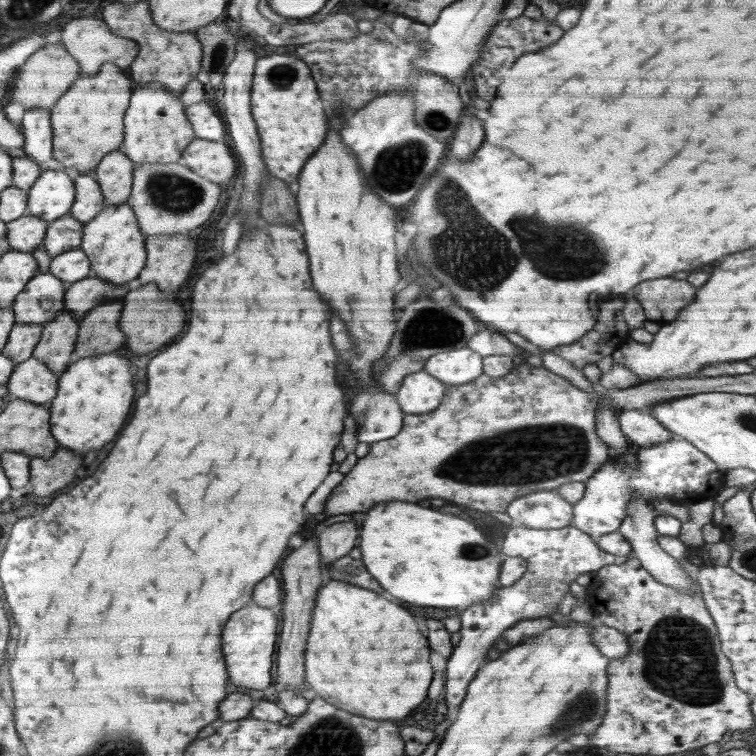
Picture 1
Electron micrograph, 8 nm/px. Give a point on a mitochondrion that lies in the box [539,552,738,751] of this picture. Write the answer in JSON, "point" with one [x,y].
{"point":[680,659]}

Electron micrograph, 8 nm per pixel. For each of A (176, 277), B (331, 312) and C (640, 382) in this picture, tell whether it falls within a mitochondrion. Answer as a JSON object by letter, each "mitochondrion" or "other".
{"A":"other","B":"other","C":"other"}

